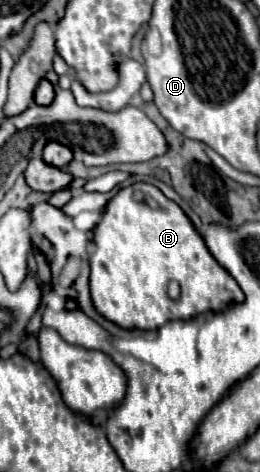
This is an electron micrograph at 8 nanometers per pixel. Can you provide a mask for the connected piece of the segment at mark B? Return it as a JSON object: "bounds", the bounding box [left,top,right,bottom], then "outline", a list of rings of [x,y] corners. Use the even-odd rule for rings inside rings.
{"bounds":[89,182,243,330],"outline":[[[137,182],[133,186],[121,188],[107,202],[101,222],[93,228],[93,244],[95,250],[89,258],[91,300],[93,306],[97,304],[97,312],[119,328],[157,330],[167,320],[189,320],[197,314],[217,312],[222,307],[231,305],[231,302],[243,300],[241,288],[237,286],[233,276],[217,264],[193,222],[185,216],[185,212],[181,212],[181,208],[173,200],[169,200],[159,188],[151,184]],[[171,280],[177,280],[181,286],[181,296],[177,302],[169,300],[167,296],[167,284]]]}

